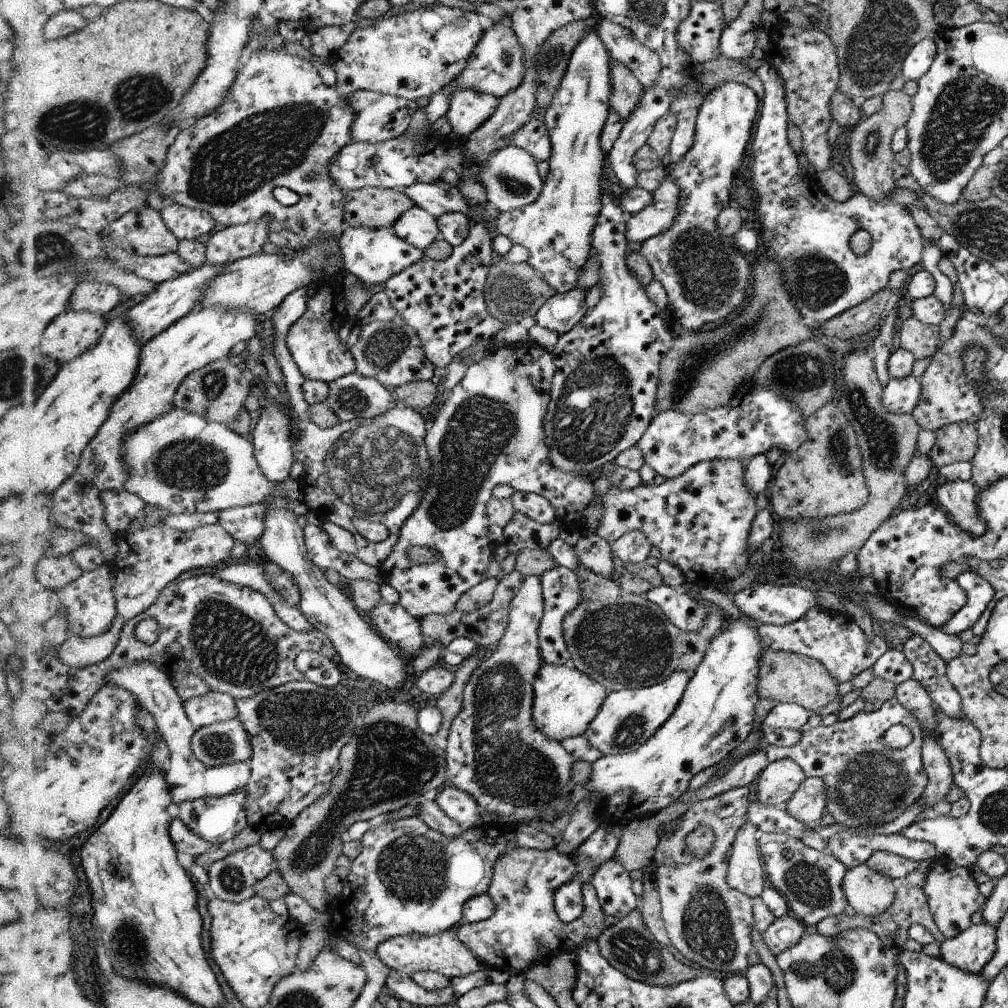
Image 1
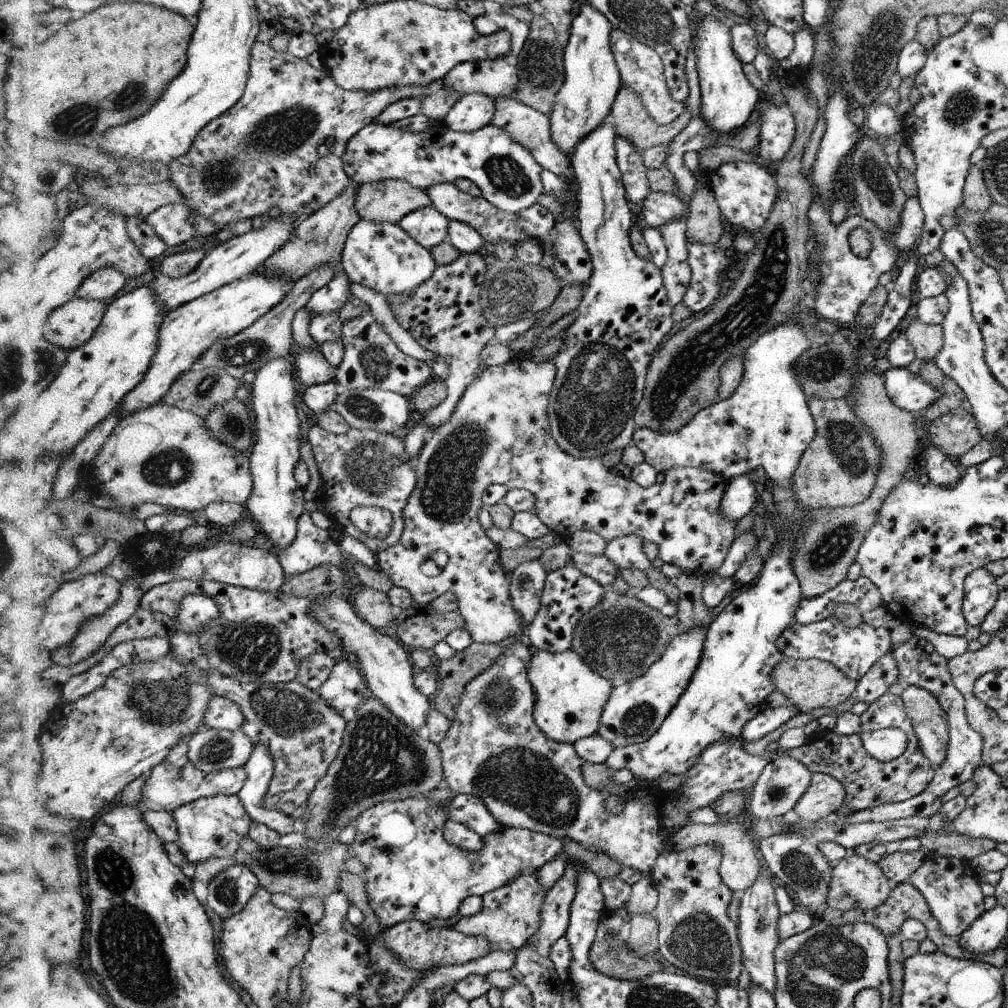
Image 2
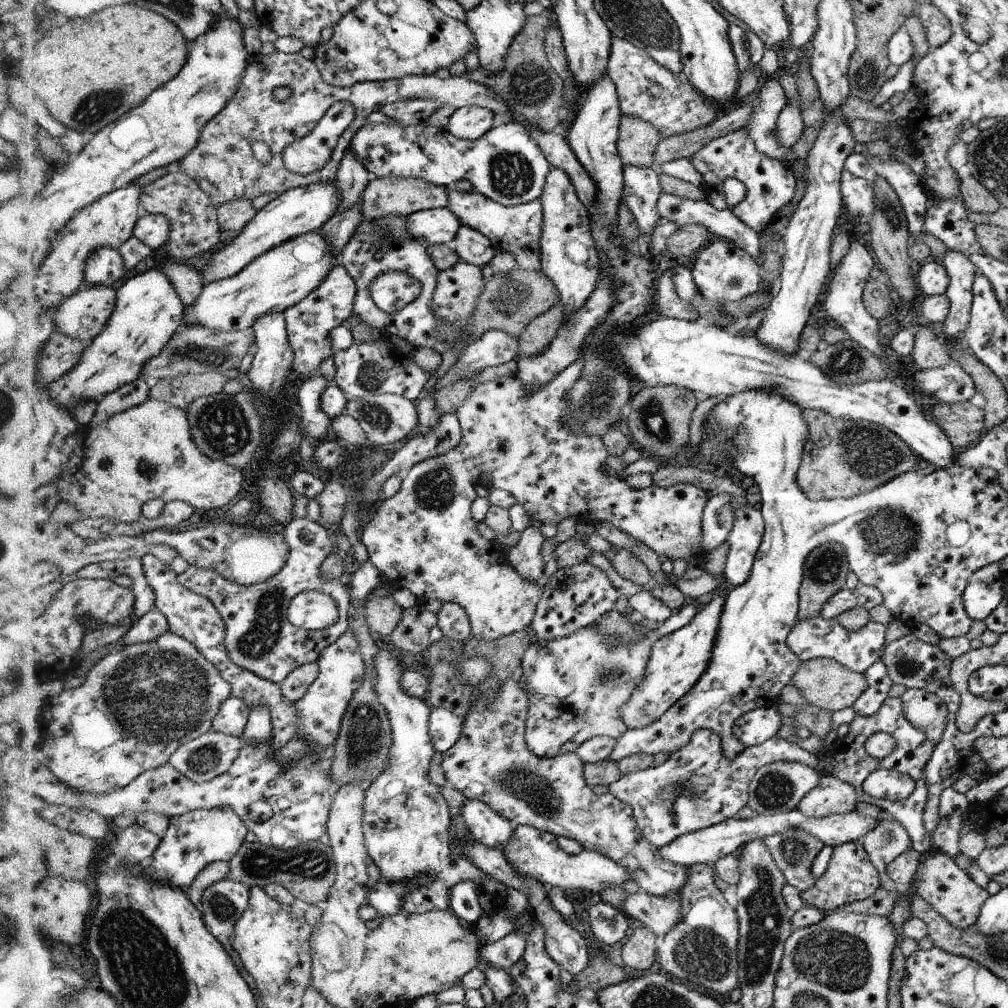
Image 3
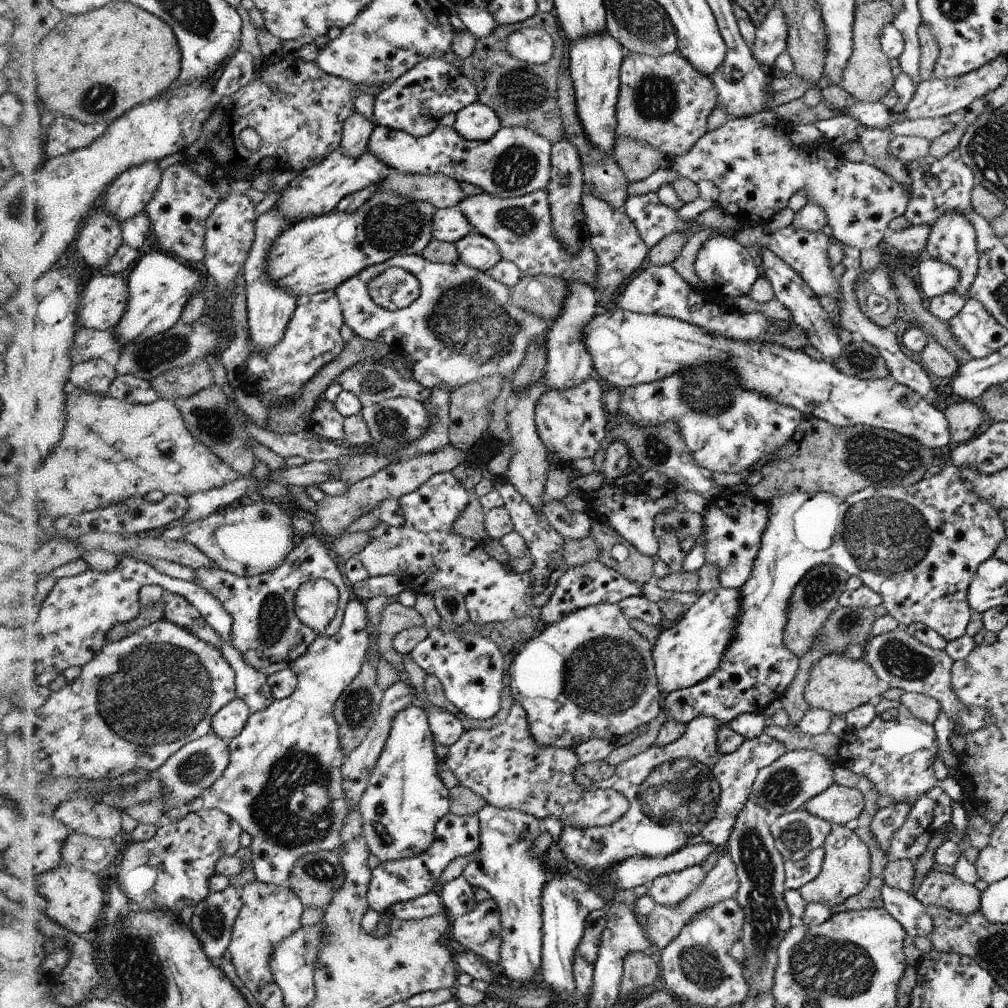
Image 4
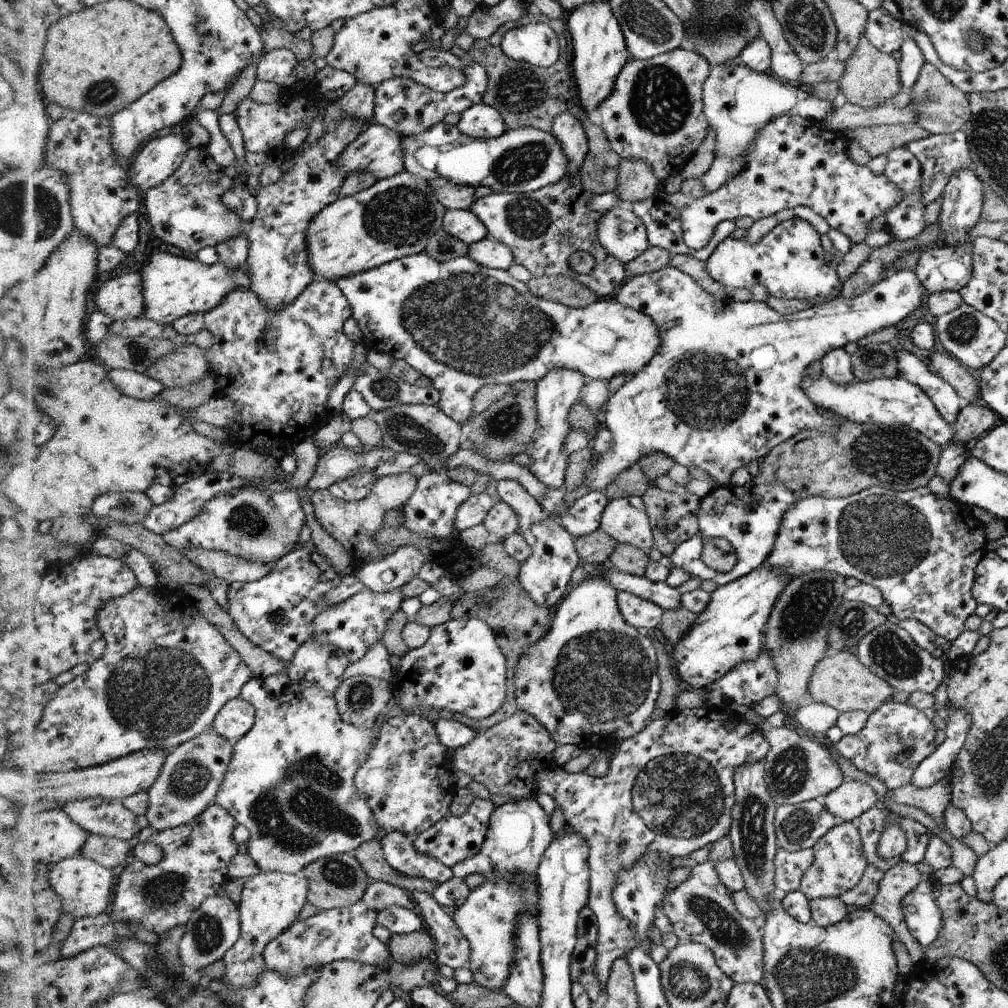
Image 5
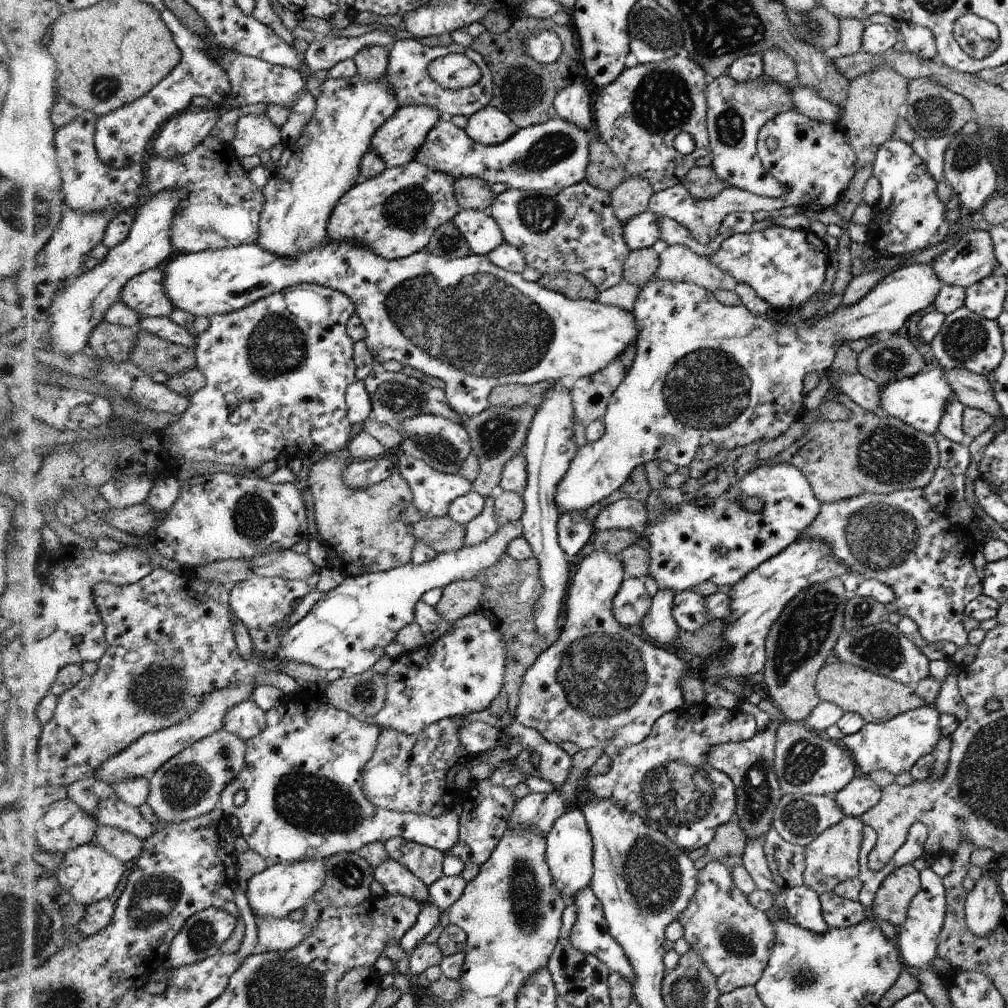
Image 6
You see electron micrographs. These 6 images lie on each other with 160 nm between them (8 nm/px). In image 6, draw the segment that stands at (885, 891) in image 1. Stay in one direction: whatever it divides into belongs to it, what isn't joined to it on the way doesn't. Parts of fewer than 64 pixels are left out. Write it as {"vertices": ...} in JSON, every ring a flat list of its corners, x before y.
{"vertices":[[846,817,834,827,827,828,818,839,805,846,803,884,819,895,834,891,845,880,857,877,862,864,863,821,859,817]]}

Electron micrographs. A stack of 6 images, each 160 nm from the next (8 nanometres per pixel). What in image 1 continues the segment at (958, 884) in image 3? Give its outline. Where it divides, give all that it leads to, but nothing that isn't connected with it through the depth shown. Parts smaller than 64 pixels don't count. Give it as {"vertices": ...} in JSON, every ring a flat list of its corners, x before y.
{"vertices":[[947,857,934,858,934,864,924,880,924,893,927,896,932,919,946,939,953,938,967,930,972,925,972,915,987,902,987,898,979,892,979,886,976,885,972,872,954,864]]}

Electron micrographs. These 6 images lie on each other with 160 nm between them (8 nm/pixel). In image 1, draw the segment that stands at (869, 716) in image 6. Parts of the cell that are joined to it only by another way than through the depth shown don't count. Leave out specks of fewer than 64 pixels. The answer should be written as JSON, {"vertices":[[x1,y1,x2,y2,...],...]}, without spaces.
{"vertices":[[764,648,760,656,760,682,758,683,758,696,760,699,776,700,779,703,795,703,816,714,825,706,833,702,838,695,839,683,834,676,818,660,808,656,775,651]]}

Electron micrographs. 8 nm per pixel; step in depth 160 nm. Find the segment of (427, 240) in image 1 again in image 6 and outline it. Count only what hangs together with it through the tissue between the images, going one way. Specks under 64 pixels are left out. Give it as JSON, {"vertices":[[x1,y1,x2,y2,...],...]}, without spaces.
{"vertices":[[460,209,451,221,464,235,474,255,487,255,504,242,502,229,487,211]]}

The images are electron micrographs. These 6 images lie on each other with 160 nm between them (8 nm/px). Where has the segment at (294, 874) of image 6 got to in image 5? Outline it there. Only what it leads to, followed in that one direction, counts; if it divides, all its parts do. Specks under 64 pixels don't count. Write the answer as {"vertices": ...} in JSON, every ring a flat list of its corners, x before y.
{"vertices":[[273,872,260,873,247,879,243,899,239,904,242,919,242,936,225,956,226,980,236,989,256,988,267,971,265,951,267,946,278,939,299,918,307,902,308,881,301,873]]}

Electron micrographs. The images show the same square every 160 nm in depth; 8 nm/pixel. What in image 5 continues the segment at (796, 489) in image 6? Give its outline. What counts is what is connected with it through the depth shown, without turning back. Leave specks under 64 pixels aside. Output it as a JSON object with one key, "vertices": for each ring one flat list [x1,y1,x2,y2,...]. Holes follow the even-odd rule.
{"vertices":[[752,482,743,487,732,488,730,485,713,489,708,496,701,499,698,509,699,530,696,535,684,541,664,561,669,570,674,567,686,569,692,577,712,580,718,586,742,579,764,564,767,556,775,546,776,535,782,526,784,514,788,508,797,503,795,493,784,485,754,485],[708,538,726,538,734,547,737,561,732,570,726,573,709,568,700,559,702,548]]}

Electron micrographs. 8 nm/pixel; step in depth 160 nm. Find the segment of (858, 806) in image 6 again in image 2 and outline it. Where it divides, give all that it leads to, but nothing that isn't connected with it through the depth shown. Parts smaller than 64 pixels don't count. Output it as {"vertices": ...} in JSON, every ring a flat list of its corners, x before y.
{"vertices":[[812,773,811,776,811,787,793,810,799,818,817,822,829,818,844,804,846,788,828,774]]}

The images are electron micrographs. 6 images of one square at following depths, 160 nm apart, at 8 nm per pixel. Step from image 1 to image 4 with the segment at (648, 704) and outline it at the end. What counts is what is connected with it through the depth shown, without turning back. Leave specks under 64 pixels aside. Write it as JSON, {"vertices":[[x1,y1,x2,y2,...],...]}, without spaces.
{"vertices":[[719,587,698,597,696,604,667,630,661,630,652,652,659,674,660,692,691,688,712,676,727,655,728,646,736,636,736,620,740,618,743,593,740,588]]}

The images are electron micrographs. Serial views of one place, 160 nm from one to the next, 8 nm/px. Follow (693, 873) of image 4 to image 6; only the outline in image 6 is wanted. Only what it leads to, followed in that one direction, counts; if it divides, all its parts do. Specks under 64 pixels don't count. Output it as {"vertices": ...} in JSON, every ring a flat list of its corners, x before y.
{"vertices":[[718,861,707,863,699,870,698,879,698,887,692,895,690,904,678,918,684,928,682,938,703,957,708,968,715,974,717,987,722,993,729,993,743,986,755,985,764,974,764,969,770,962,771,952,774,950,775,929,770,916,752,906,747,895,738,890,734,884,731,869,727,865]]}

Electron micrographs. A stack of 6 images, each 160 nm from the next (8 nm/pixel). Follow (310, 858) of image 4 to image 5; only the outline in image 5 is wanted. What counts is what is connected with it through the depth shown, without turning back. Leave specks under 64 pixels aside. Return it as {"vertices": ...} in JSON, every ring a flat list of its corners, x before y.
{"vertices":[[344,853,319,858,307,864,300,872,306,877,308,884,307,902,312,903,320,911,327,909,347,907,358,903,364,894,365,888,371,883,367,873,353,853]]}

